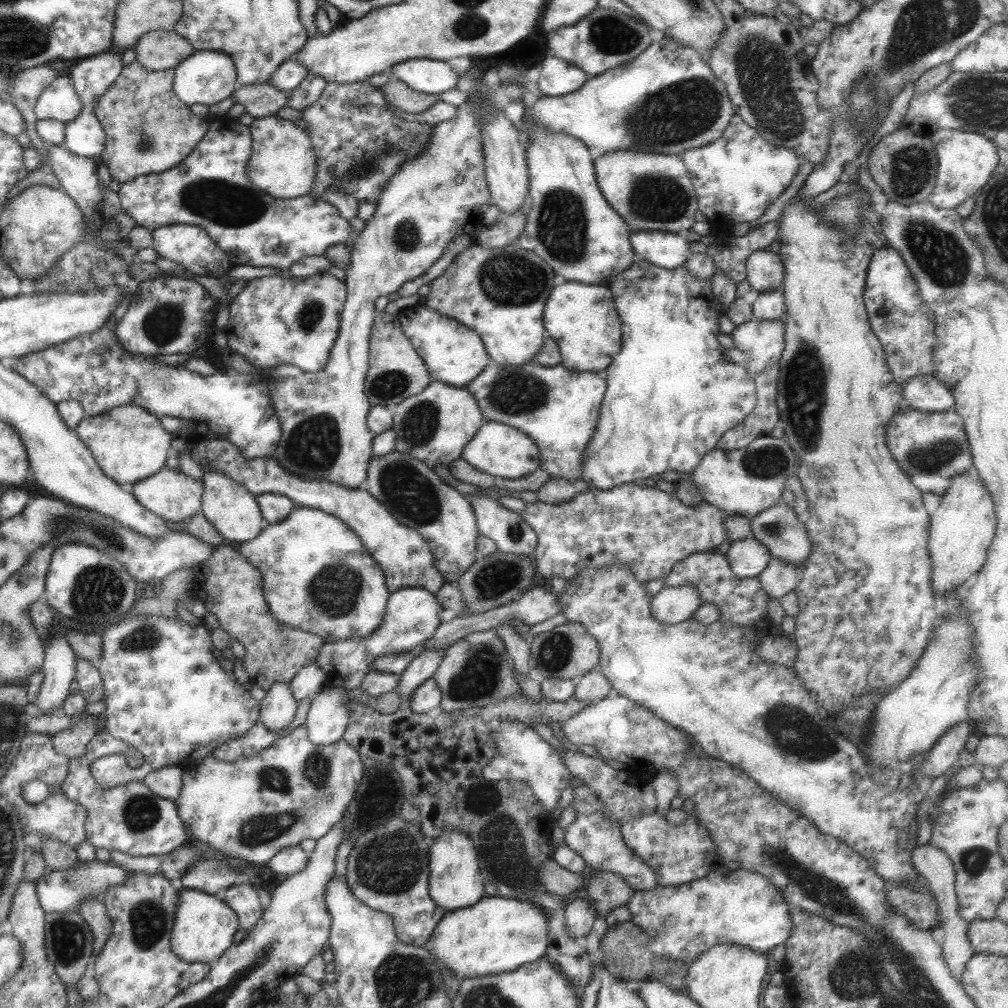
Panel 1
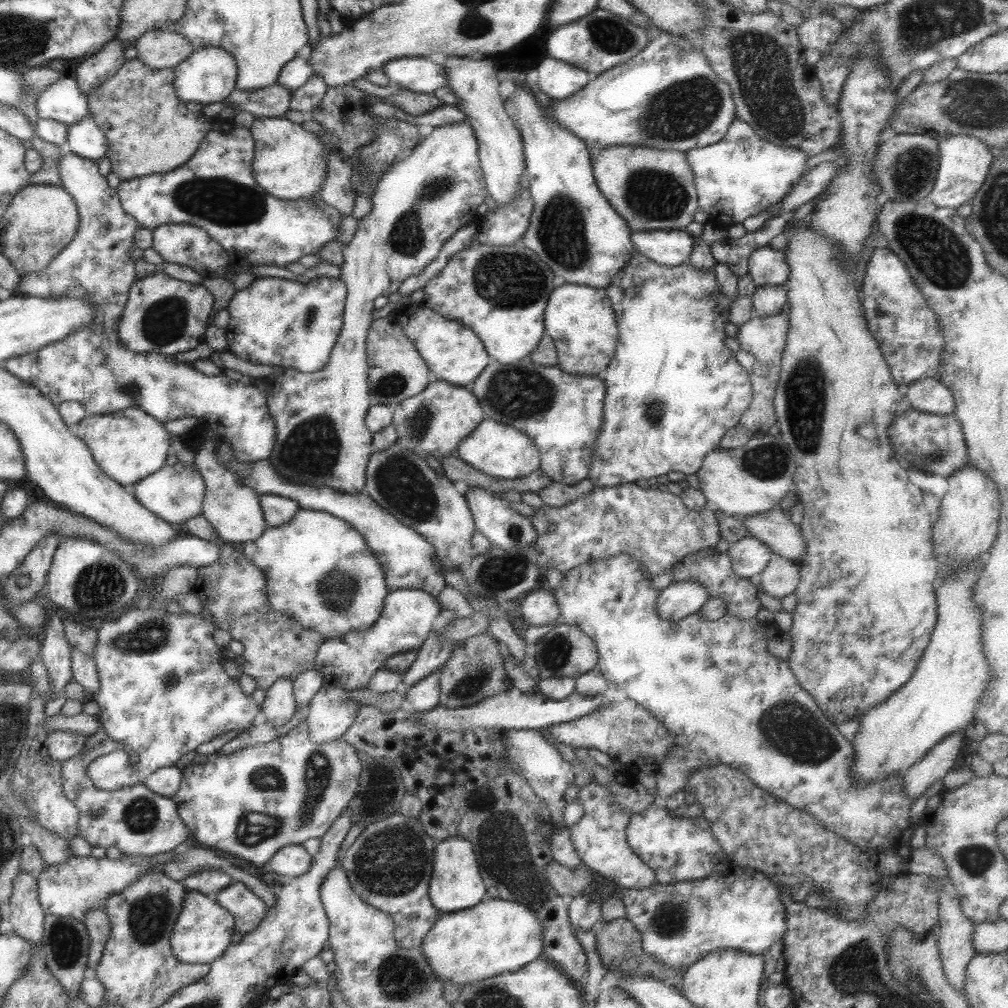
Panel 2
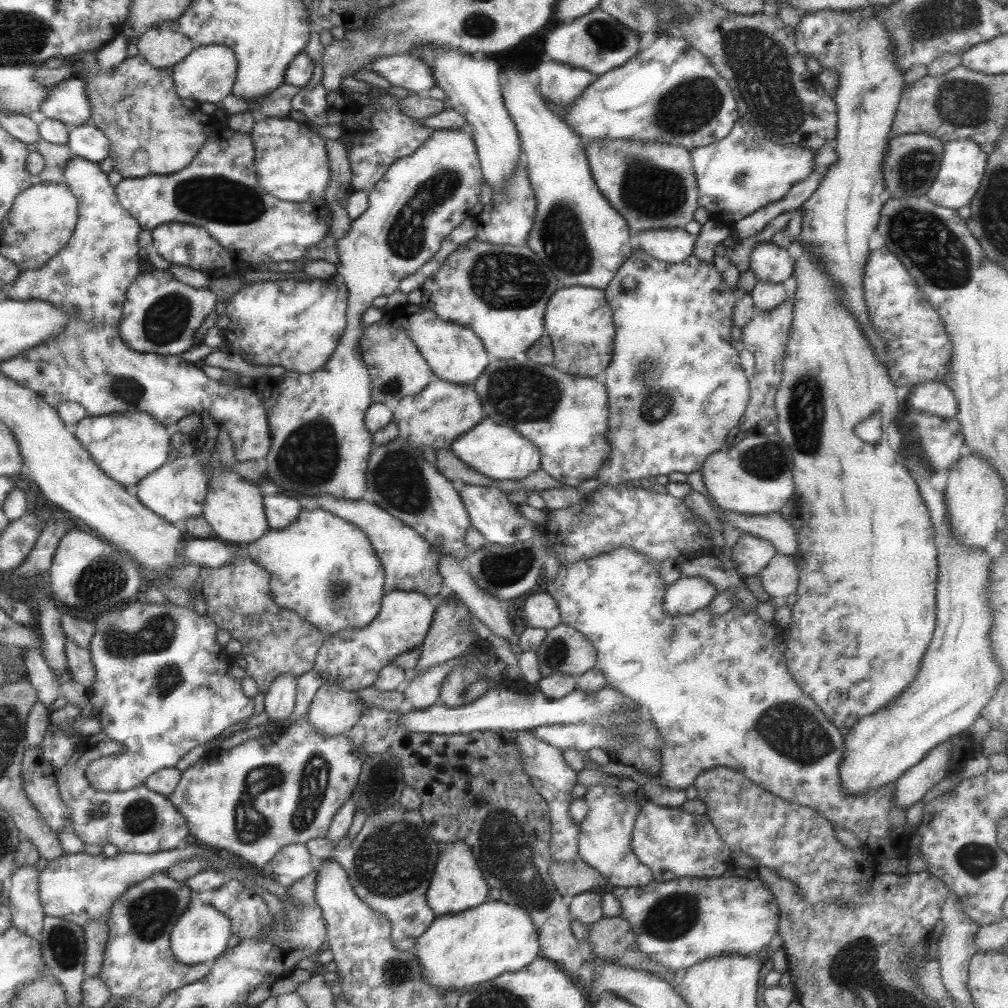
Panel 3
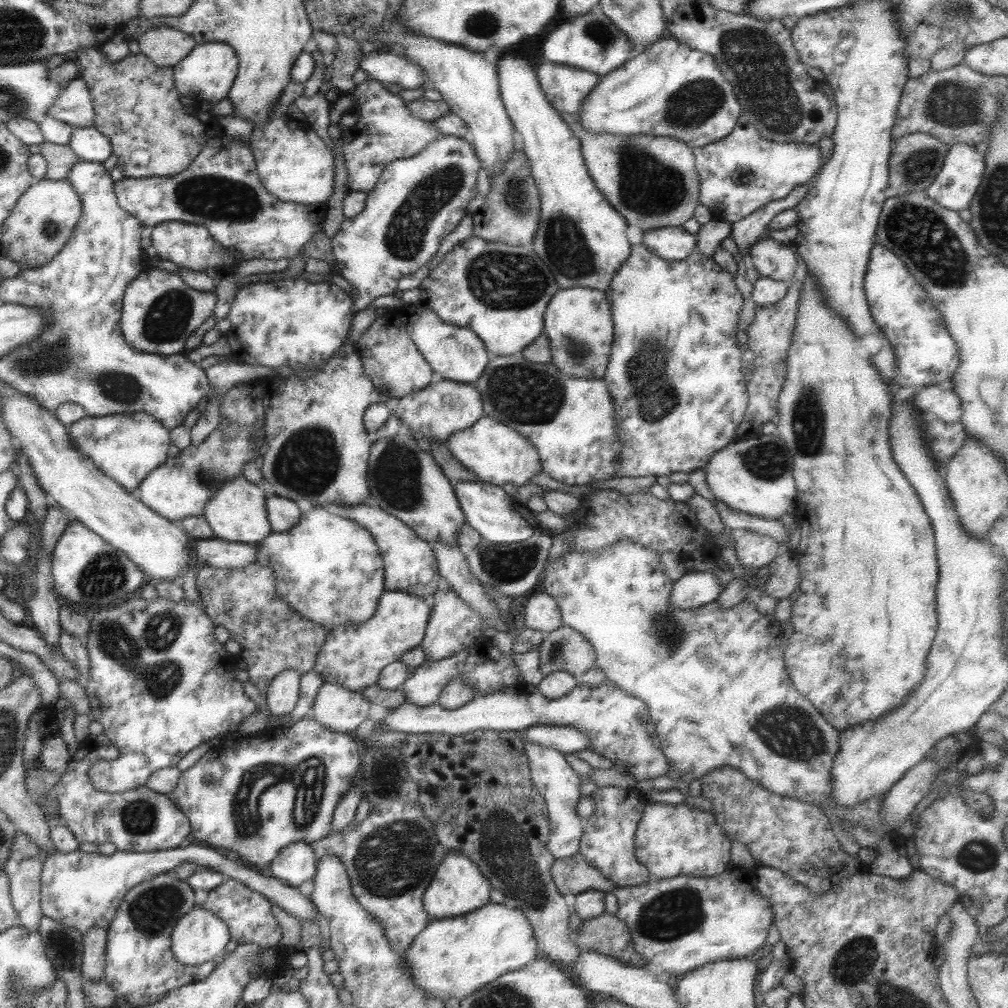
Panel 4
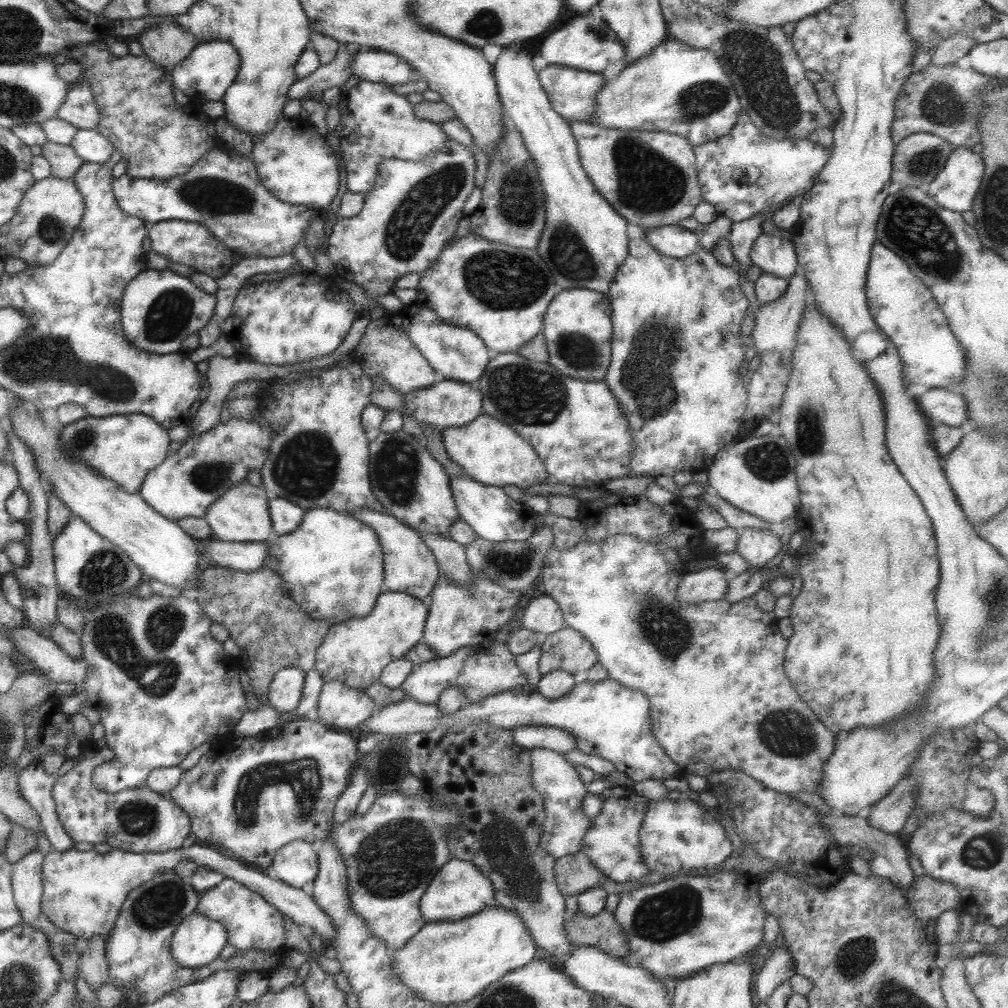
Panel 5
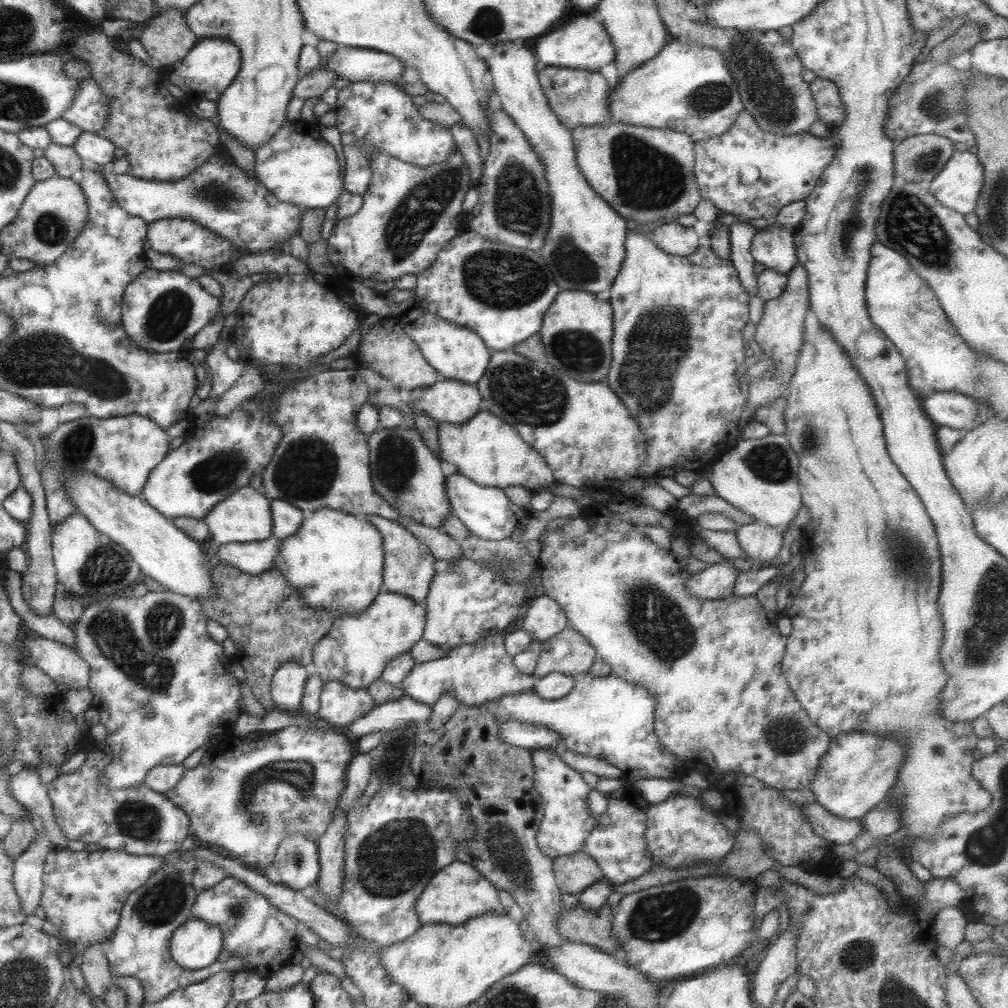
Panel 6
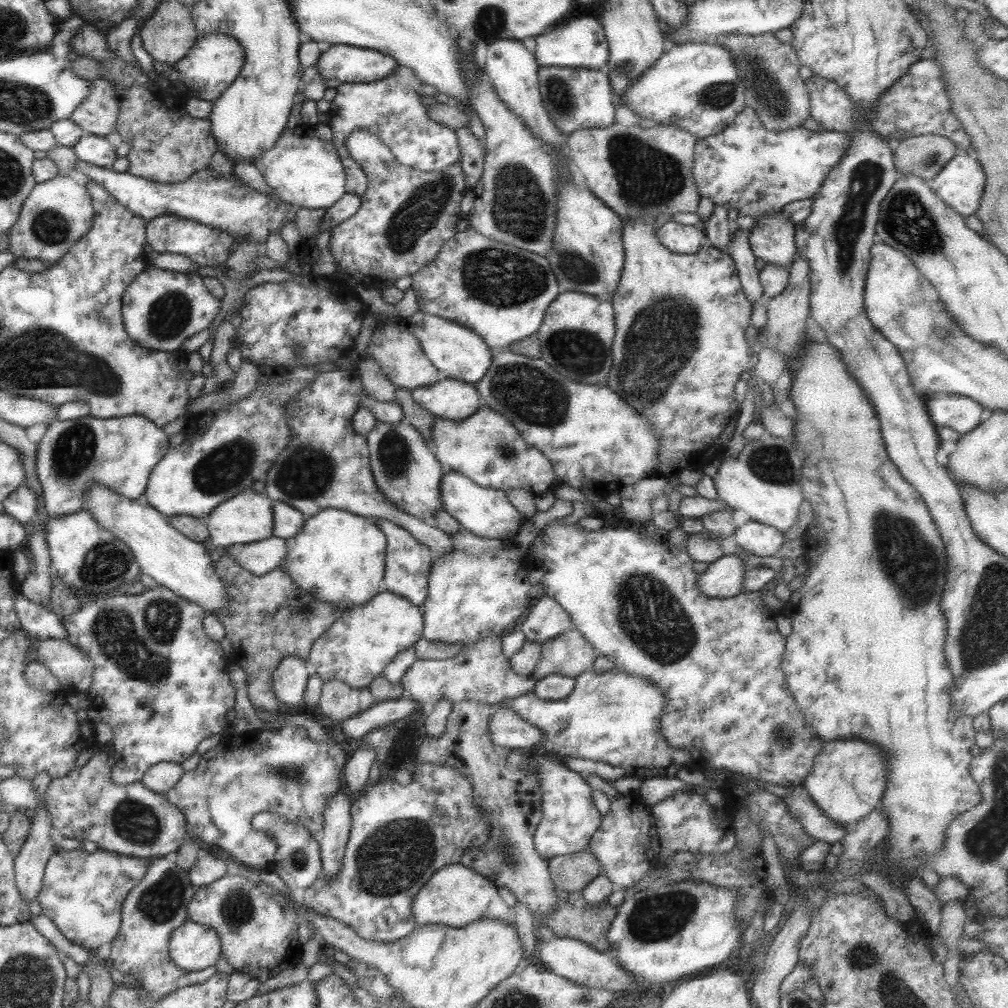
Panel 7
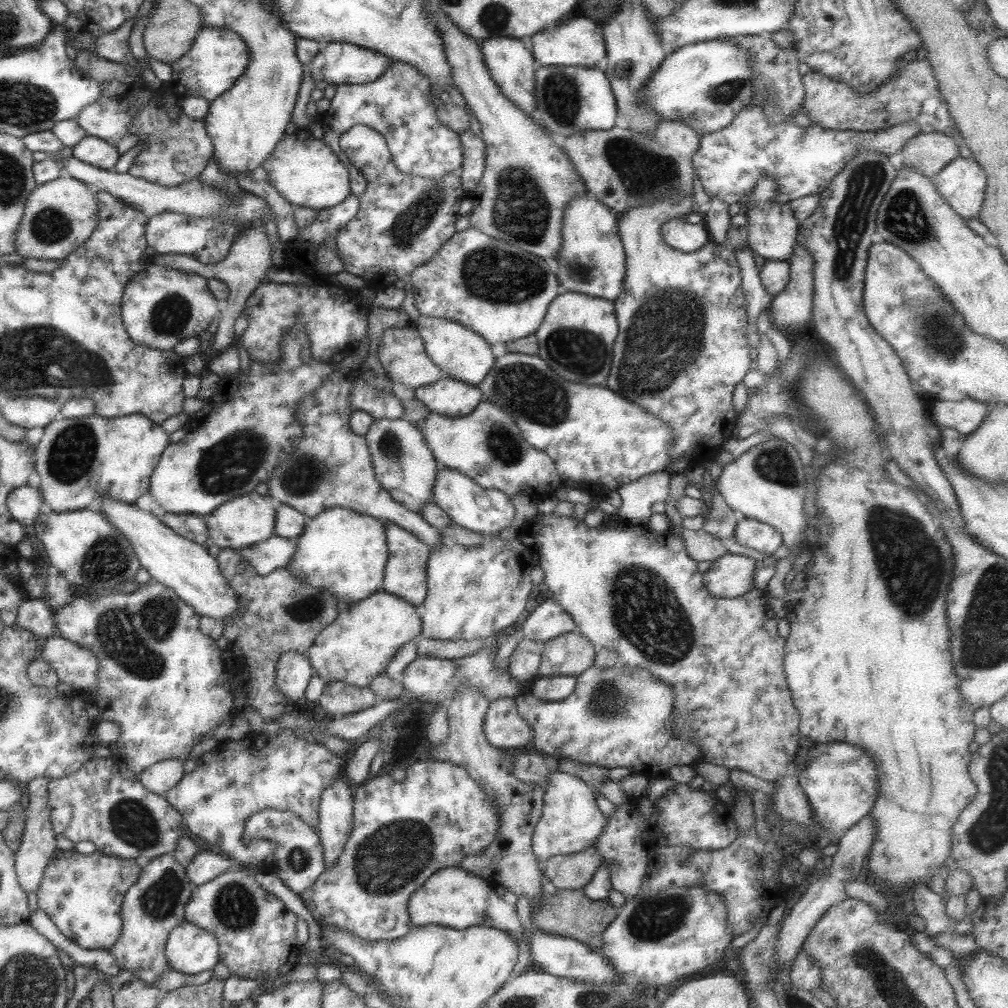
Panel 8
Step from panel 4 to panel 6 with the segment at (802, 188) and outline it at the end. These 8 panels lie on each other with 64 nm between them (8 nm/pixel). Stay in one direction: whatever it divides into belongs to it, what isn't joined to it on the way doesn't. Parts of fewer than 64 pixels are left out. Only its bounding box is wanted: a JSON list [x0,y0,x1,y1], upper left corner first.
[730,221,758,298]

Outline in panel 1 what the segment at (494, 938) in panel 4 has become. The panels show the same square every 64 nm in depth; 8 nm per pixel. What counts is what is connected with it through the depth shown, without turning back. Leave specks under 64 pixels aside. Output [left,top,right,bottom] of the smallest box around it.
[425,896,549,982]

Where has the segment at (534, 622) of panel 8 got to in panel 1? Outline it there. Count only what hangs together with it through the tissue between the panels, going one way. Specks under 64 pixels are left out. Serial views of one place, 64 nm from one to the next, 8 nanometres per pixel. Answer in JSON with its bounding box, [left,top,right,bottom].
[419,586,561,652]

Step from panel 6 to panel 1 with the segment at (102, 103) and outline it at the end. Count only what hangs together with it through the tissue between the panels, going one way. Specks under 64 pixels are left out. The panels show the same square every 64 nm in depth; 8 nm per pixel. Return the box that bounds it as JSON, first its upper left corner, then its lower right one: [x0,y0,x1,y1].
[34,77,81,122]

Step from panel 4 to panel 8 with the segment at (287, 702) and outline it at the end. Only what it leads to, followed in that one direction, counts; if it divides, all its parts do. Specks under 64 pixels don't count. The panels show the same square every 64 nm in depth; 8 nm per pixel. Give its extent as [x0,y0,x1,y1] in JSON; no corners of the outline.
[275,650,313,701]

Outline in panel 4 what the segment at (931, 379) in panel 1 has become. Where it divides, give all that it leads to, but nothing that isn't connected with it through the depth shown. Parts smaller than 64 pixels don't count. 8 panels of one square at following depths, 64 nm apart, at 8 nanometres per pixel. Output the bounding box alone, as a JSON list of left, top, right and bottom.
[910,385,962,422]

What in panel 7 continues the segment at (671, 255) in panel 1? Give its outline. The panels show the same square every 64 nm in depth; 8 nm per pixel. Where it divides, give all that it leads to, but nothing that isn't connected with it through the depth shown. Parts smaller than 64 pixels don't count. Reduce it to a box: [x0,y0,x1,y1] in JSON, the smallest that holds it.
[656,221,706,255]

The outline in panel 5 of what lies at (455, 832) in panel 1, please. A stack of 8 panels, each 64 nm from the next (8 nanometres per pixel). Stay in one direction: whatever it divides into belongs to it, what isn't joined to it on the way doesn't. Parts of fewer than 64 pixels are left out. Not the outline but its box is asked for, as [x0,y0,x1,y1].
[419,857,496,923]

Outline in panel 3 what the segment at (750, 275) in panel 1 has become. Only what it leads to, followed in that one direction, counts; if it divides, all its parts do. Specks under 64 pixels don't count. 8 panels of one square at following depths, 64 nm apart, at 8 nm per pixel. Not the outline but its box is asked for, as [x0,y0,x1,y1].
[749,243,796,282]

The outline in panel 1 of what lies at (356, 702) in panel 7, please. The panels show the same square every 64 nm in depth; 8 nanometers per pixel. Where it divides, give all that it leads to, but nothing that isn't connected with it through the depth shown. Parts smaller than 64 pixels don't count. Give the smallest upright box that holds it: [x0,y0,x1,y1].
[303,687,351,746]

